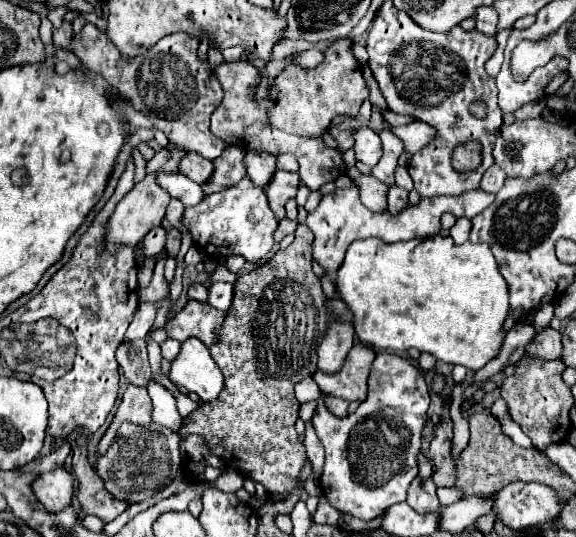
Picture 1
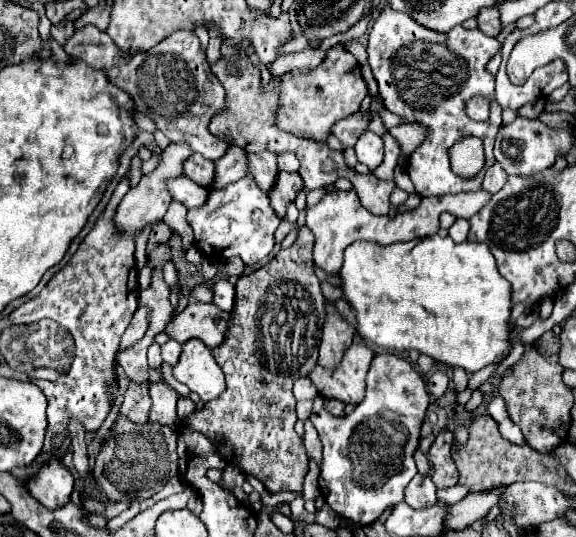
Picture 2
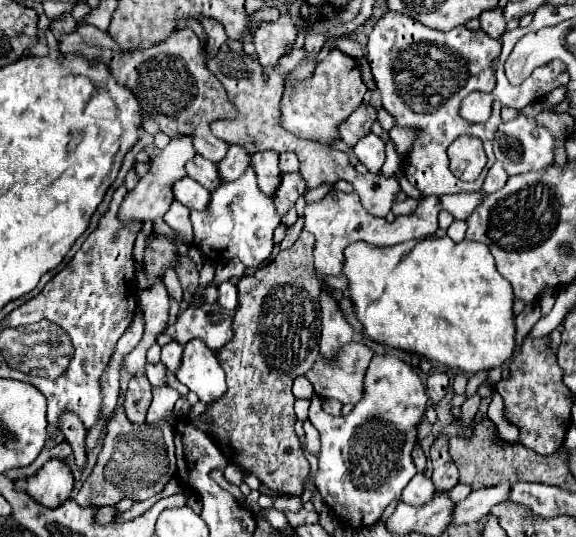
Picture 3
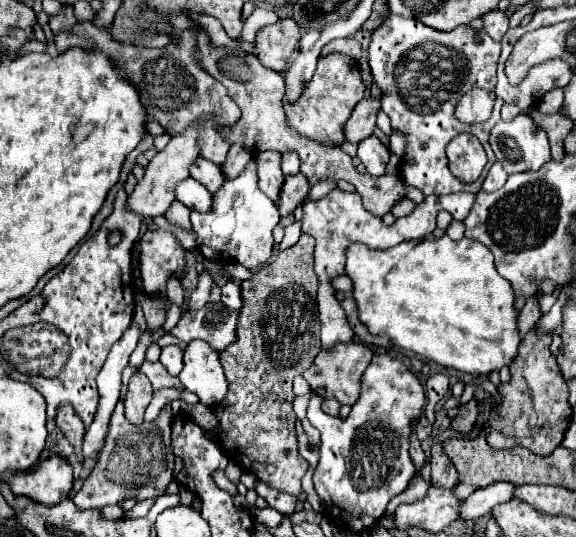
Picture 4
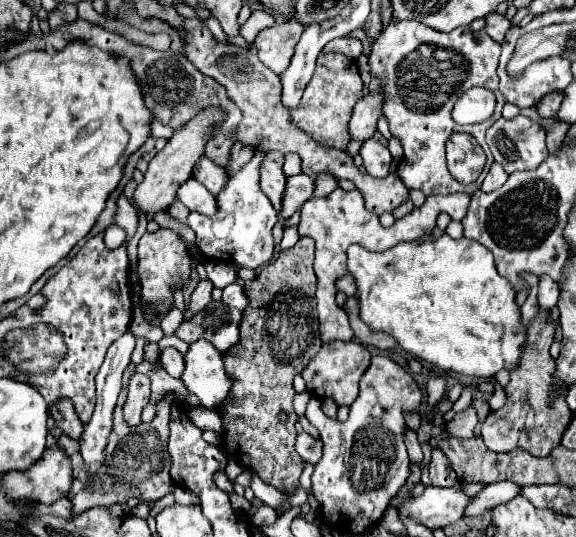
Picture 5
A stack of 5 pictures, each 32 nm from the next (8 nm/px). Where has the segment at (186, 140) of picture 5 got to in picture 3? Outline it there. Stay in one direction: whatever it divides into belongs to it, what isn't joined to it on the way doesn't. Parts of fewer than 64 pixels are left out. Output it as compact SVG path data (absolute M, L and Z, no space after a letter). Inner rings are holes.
M176 138L176 140L170 140L170 144L154 158L154 164L150 168L150 172L140 178L140 182L136 184L134 190L130 190L120 206L120 222L122 224L144 224L148 218L154 220L154 218L162 218L166 212L168 212L168 206L170 202L174 200L172 196L172 182L180 180L186 176L186 162L192 160L194 156L194 148L192 148L192 140L190 138Z

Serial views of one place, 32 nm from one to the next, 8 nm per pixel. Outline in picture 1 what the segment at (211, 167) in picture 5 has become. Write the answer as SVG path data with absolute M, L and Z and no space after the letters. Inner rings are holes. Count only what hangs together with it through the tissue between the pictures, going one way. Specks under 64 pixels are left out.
M186 152L182 156L182 160L180 160L178 166L180 166L180 172L184 176L188 176L190 180L194 180L198 184L202 184L204 180L208 180L208 174L212 174L212 162L206 160L206 158L202 158L196 152Z

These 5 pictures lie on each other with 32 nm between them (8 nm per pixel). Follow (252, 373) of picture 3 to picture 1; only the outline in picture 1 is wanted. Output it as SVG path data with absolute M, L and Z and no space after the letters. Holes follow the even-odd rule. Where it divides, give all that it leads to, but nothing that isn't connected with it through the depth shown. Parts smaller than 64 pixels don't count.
M298 224L294 236L294 242L288 248L278 250L266 264L236 278L232 306L218 330L216 344L210 346L210 354L224 374L224 390L216 400L204 402L188 414L178 430L178 436L182 438L190 434L202 436L212 456L218 456L226 466L260 482L272 496L284 494L296 486L296 478L306 460L306 448L294 430L300 408L300 402L294 396L294 386L316 372L318 346L324 340L328 326L336 320L352 322L350 310L342 304L330 304L330 298L320 286L320 278L312 272L310 246L314 236L310 228Z

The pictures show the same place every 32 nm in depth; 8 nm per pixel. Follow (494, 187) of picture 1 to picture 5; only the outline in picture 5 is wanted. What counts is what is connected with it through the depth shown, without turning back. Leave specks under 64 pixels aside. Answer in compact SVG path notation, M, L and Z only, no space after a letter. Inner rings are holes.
M494 162L492 168L490 168L490 172L488 172L488 176L482 182L482 190L484 192L494 192L494 190L498 190L506 182L506 178L508 178L508 174L504 172L502 164Z

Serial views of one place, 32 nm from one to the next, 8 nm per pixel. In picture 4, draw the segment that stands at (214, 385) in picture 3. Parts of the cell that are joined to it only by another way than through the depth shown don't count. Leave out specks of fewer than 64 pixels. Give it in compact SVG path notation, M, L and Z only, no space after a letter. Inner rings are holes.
M192 340L186 346L184 368L178 374L178 380L206 406L216 406L228 390L218 352L212 350L204 340Z

